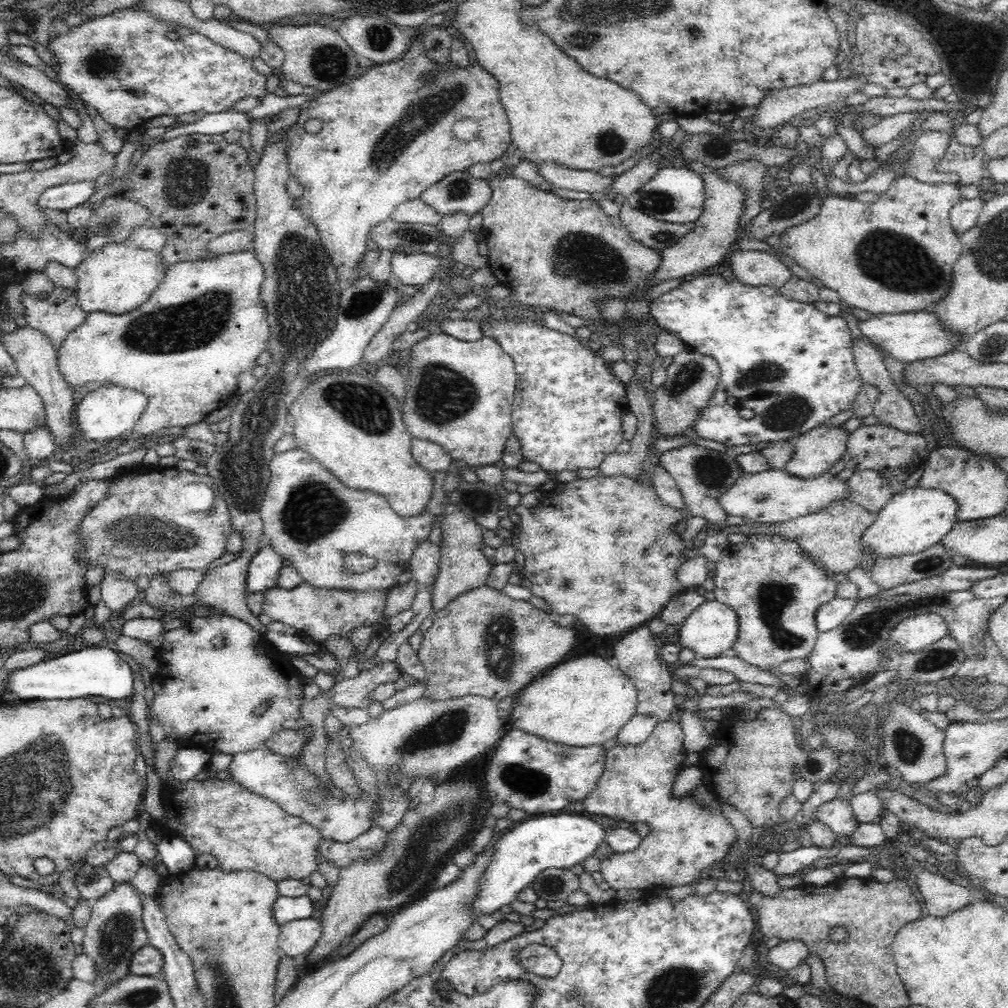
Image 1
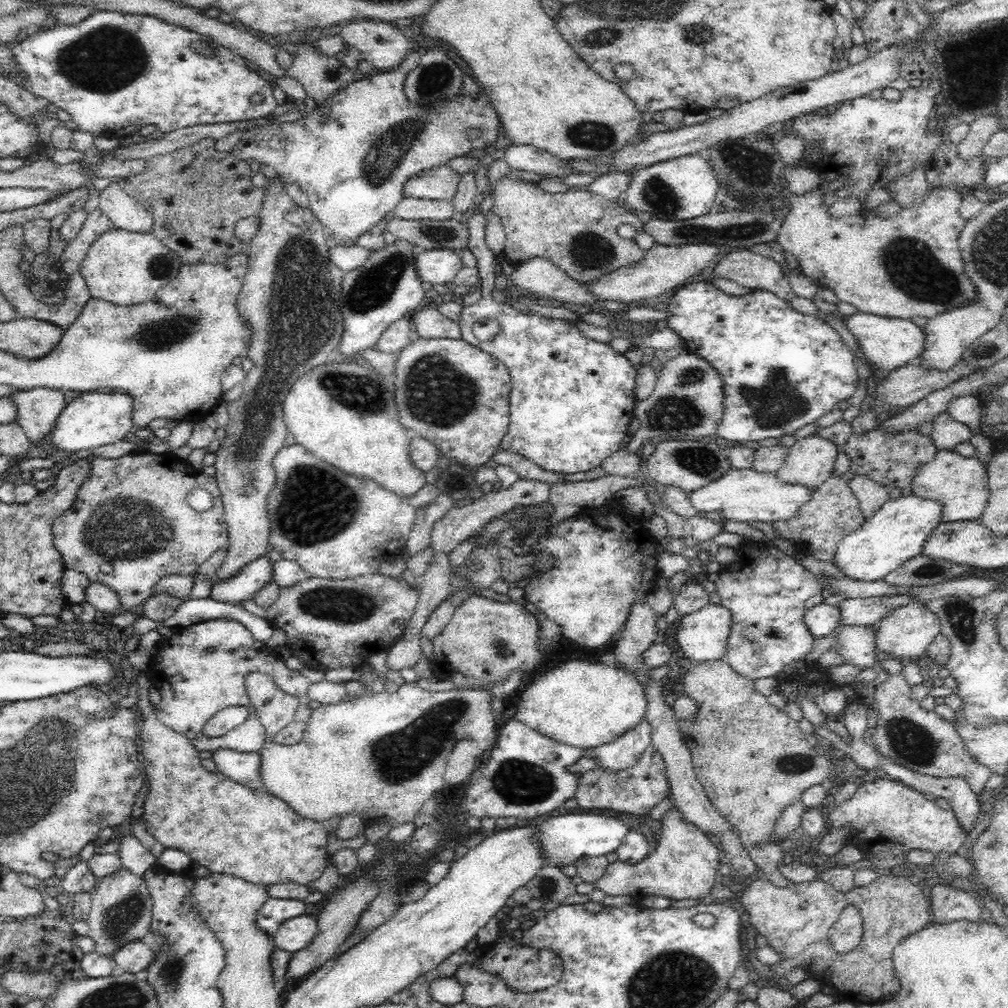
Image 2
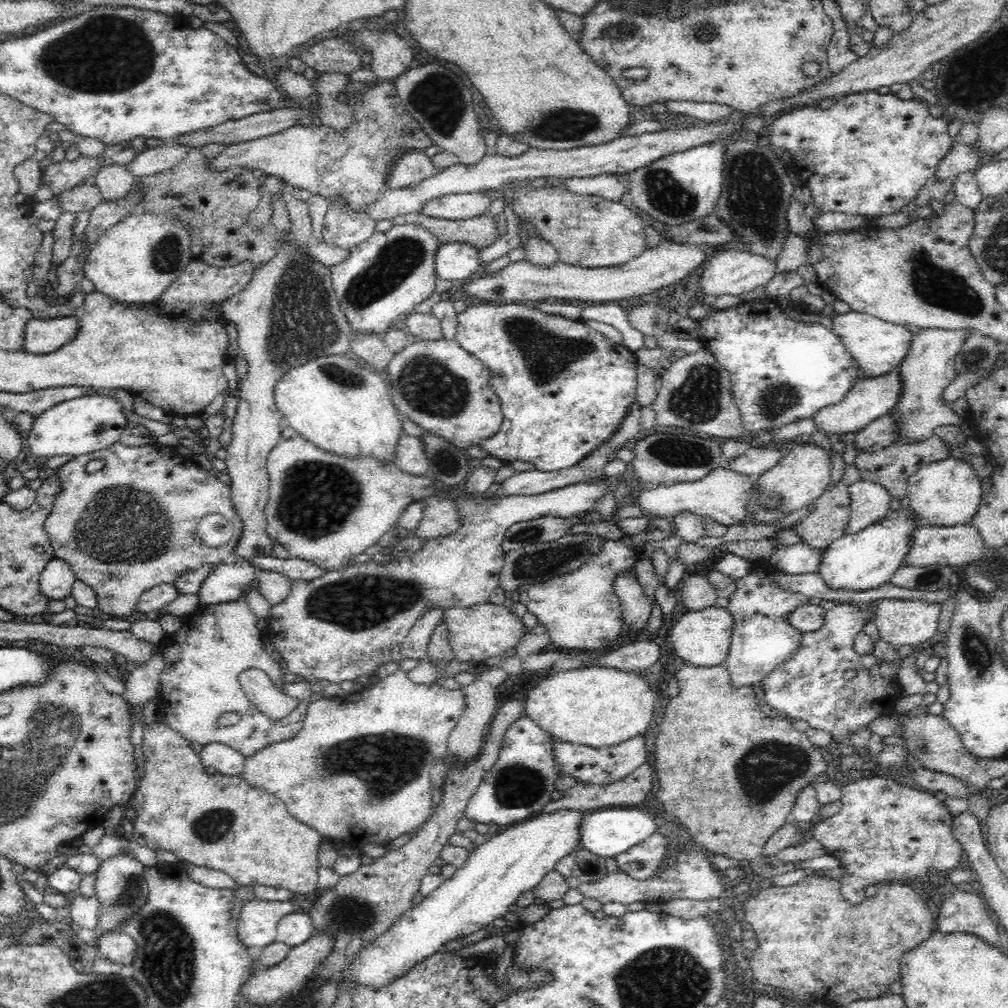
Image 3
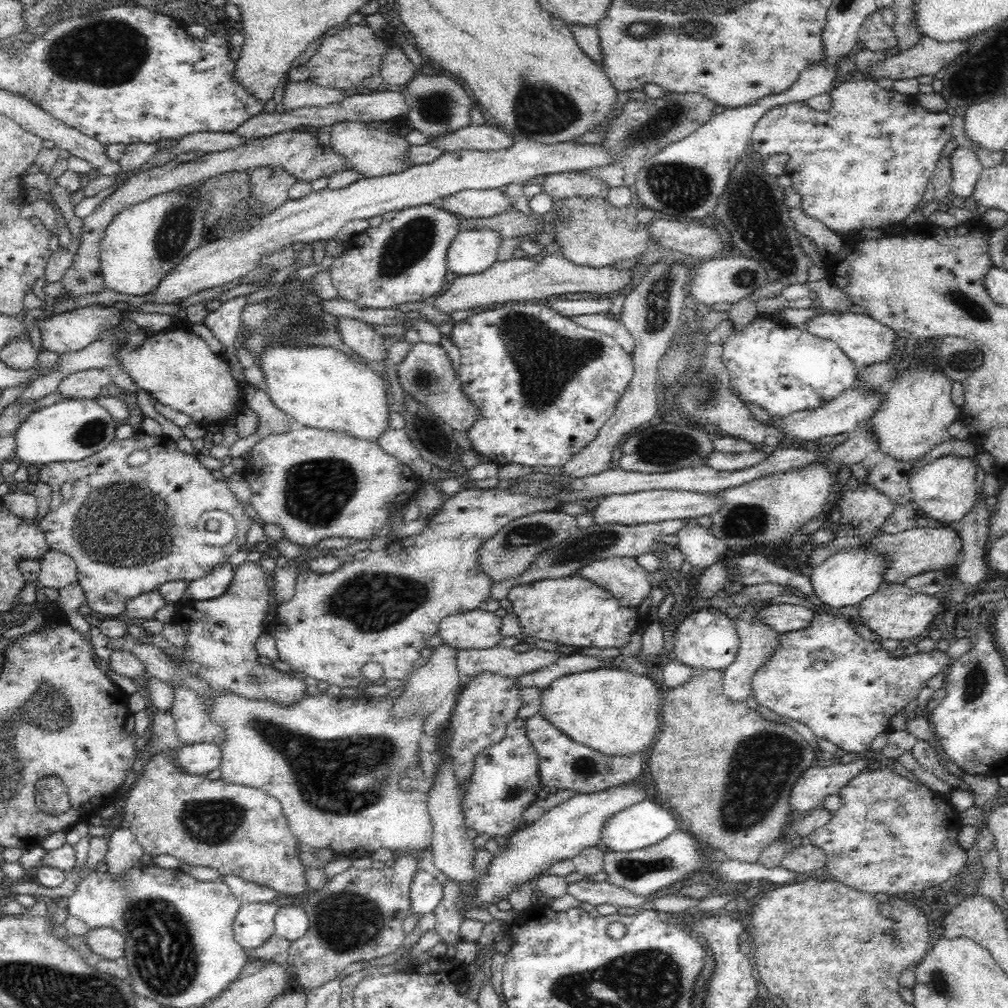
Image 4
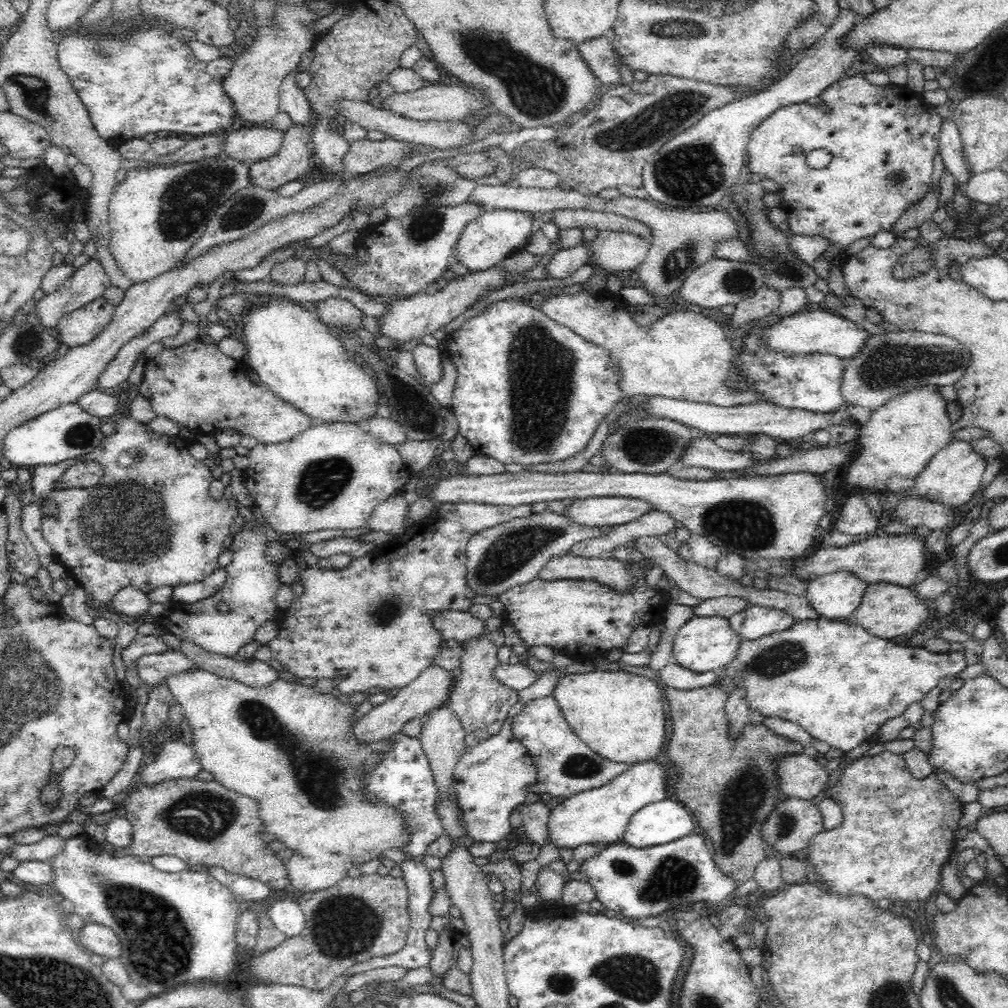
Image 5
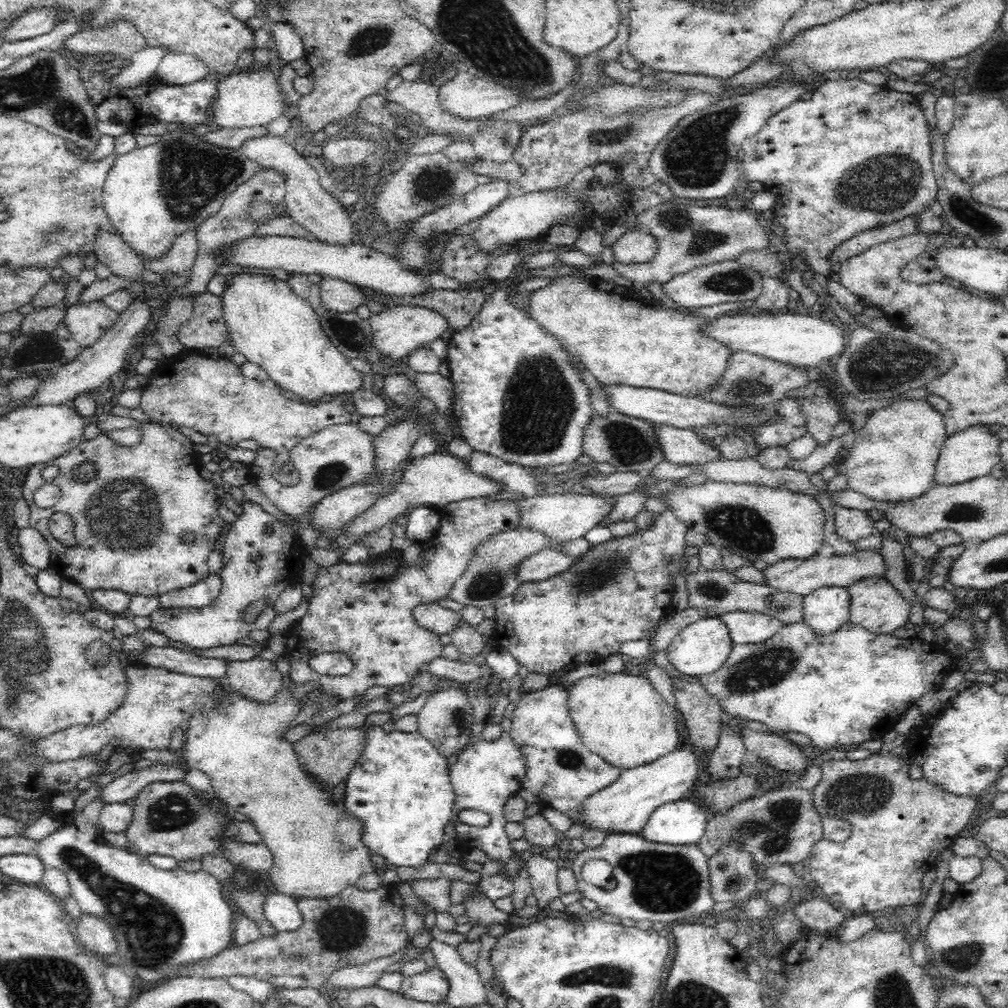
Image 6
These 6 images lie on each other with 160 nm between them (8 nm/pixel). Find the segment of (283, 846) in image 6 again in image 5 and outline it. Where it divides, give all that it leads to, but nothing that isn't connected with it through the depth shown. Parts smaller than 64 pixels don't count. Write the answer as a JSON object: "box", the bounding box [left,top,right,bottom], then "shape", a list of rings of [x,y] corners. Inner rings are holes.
{"box":[165,669,408,893],"shape":[[[201,669],[186,672],[186,674],[168,676],[168,678],[165,678],[165,683],[169,686],[175,700],[181,705],[184,721],[186,720],[186,724],[189,726],[188,731],[191,732],[191,747],[196,753],[200,768],[208,771],[213,780],[220,783],[224,788],[243,794],[247,798],[253,798],[255,802],[258,802],[258,817],[260,817],[260,821],[264,825],[264,830],[275,836],[274,840],[283,848],[294,852],[288,860],[285,860],[284,870],[286,870],[288,884],[292,884],[296,890],[302,893],[326,890],[358,870],[362,864],[376,860],[384,850],[390,848],[400,849],[400,846],[404,846],[408,842],[408,835],[404,833],[404,821],[398,815],[398,811],[390,806],[383,806],[383,804],[377,804],[377,802],[365,798],[364,793],[362,793],[362,781],[360,781],[366,776],[366,772],[370,772],[376,766],[376,762],[382,760],[384,752],[390,750],[390,746],[392,746],[391,737],[367,745],[358,743],[352,737],[352,733],[348,731],[352,726],[352,722],[355,721],[350,719],[350,714],[354,712],[355,707],[350,706],[346,699],[342,699],[332,691],[330,691],[330,694],[324,695],[314,692],[312,687],[279,678],[268,686],[252,688],[229,678],[220,678],[218,675]]]}

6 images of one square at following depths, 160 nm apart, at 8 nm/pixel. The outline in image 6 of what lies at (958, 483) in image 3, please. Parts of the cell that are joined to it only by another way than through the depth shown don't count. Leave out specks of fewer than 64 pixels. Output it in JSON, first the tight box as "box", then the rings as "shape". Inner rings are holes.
{"box":[935,422,1004,484],"shape":[[[981,422],[951,434],[944,442],[935,466],[936,484],[954,484],[990,474],[992,468],[1002,461],[999,454],[1002,441],[1004,440],[991,431],[990,424]]]}

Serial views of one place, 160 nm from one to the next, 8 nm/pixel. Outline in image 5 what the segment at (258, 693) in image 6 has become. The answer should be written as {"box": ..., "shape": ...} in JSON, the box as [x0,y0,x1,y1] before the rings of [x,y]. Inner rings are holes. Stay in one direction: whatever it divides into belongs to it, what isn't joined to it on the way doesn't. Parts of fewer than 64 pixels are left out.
{"box":[178,641,278,688],"shape":[[[182,641],[178,649],[184,652],[184,655],[196,663],[201,670],[218,675],[220,678],[241,682],[252,688],[268,686],[278,679],[276,669],[257,659],[241,660],[237,657],[216,655],[207,652],[197,644],[186,641]]]}

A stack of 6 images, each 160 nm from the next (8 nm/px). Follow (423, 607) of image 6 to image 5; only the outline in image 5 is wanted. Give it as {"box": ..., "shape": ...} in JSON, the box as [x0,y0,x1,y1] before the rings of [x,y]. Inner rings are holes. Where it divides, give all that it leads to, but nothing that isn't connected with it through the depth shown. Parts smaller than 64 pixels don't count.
{"box":[428,610,486,643],"shape":[[[438,610],[438,612],[428,612],[428,617],[432,621],[432,627],[444,640],[457,640],[462,643],[478,634],[486,633],[482,629],[484,621],[472,617],[468,611]]]}

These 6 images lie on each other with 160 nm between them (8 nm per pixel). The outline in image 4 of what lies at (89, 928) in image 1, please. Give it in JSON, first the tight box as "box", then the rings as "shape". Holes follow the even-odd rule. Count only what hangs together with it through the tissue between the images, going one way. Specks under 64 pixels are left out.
{"box":[105,828,142,874],"shape":[[[116,828],[109,836],[108,850],[105,856],[110,874],[120,874],[128,866],[140,864],[138,859],[142,856],[142,845],[130,828]]]}

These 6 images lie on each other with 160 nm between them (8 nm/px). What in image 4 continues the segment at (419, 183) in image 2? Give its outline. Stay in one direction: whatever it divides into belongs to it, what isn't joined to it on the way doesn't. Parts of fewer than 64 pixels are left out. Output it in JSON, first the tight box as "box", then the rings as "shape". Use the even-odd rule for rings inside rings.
{"box":[330,122,410,177],"shape":[[[342,122],[330,126],[330,131],[332,150],[342,155],[346,159],[347,166],[360,172],[362,177],[399,174],[410,168],[410,163],[404,163],[406,148],[409,146],[404,137],[380,131],[372,126],[368,127],[362,122]]]}

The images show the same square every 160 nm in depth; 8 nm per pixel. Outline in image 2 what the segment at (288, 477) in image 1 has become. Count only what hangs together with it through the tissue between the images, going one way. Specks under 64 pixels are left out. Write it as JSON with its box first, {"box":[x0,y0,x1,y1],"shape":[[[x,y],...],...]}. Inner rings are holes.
{"box":[267,443,439,578],"shape":[[[298,443],[280,448],[274,454],[272,466],[276,482],[267,500],[270,542],[284,559],[296,562],[312,578],[354,578],[376,574],[380,564],[402,559],[416,510],[430,504],[439,493],[435,484],[424,482],[418,492],[402,498],[369,478],[342,472],[329,462],[316,458]]]}

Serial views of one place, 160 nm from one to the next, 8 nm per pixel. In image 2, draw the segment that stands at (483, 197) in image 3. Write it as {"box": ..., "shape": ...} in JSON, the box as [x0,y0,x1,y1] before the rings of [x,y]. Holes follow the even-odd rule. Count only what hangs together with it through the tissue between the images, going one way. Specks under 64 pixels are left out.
{"box":[394,198,462,220],"shape":[[[403,198],[396,205],[394,212],[396,217],[404,220],[448,220],[462,216],[455,212],[452,198],[450,200]]]}

